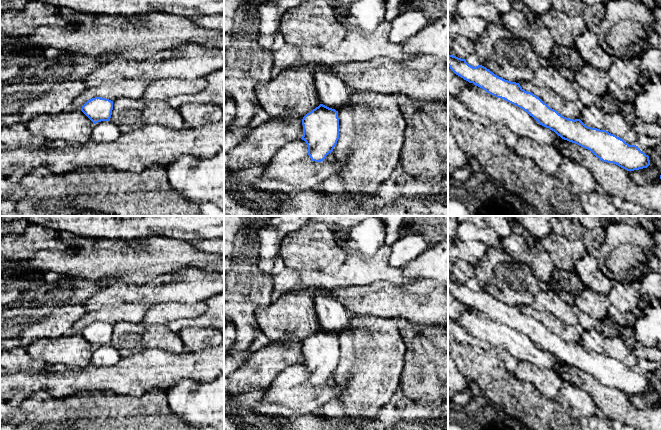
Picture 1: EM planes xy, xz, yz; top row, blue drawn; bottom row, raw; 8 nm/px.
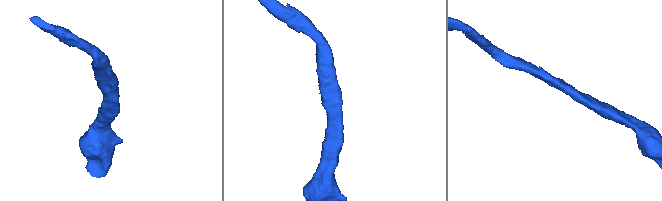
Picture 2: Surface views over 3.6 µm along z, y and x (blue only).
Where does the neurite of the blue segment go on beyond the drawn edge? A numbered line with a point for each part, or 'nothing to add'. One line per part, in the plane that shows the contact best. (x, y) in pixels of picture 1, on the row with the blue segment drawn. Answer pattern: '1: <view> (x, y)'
1: yz (498, 110)

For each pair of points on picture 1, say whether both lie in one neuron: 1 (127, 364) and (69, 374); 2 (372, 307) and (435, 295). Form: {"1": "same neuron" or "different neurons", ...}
{"1": "same neuron", "2": "same neuron"}

